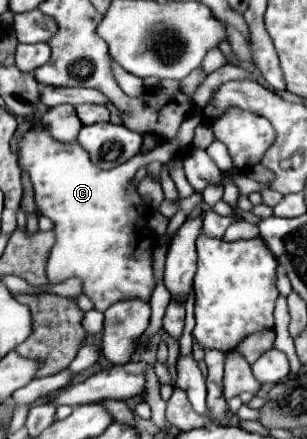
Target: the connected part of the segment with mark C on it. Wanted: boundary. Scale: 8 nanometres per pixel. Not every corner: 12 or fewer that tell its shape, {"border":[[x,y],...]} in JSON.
{"border":[[40,125],[20,141],[54,221],[50,283],[94,309],[150,299],[150,209],[130,185],[170,151],[104,171]]}

